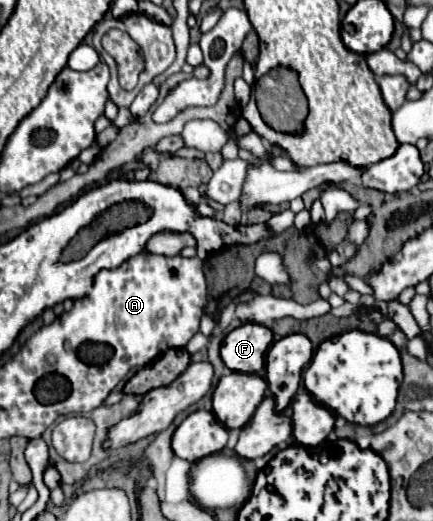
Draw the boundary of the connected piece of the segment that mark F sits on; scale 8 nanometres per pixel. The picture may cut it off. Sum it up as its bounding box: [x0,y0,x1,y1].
[221,323,273,373]

